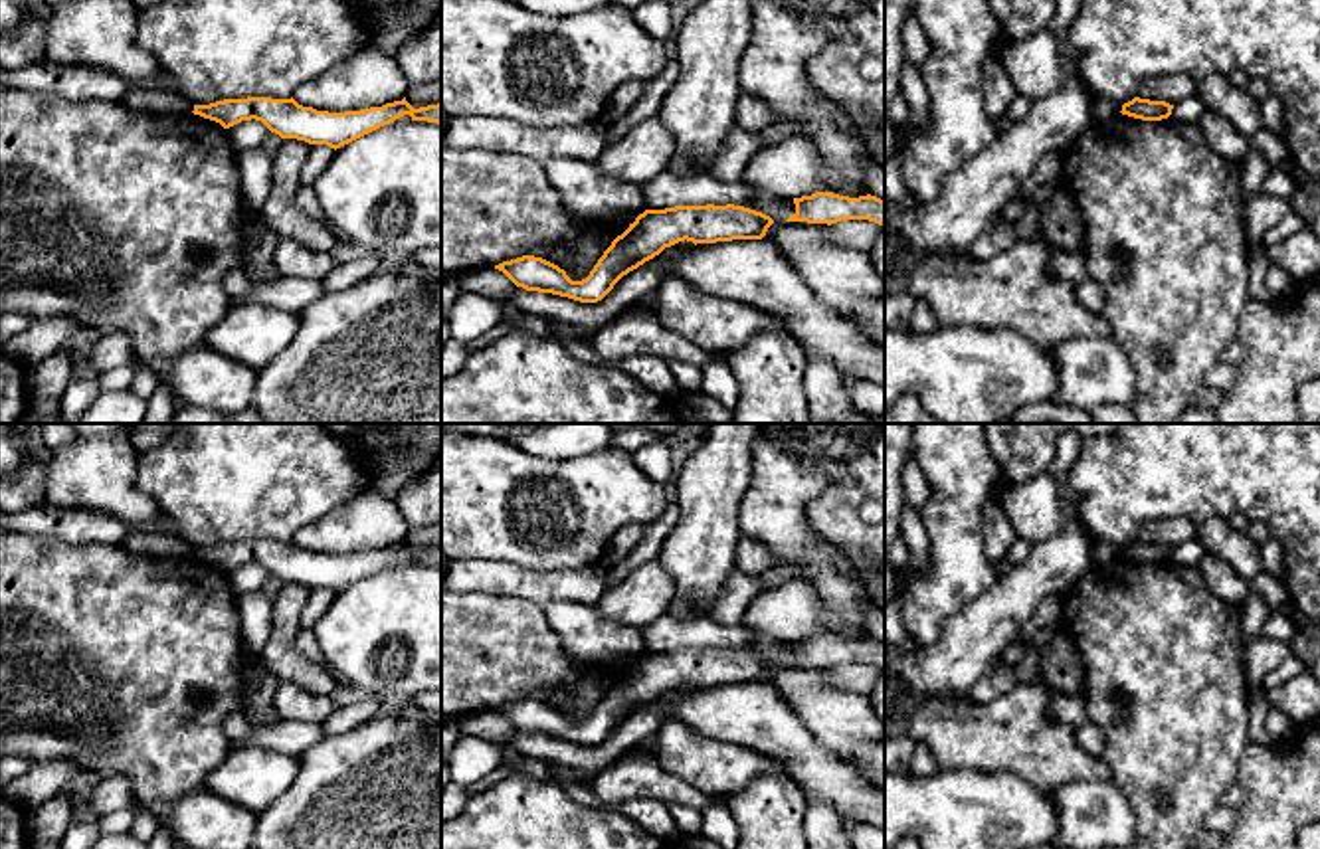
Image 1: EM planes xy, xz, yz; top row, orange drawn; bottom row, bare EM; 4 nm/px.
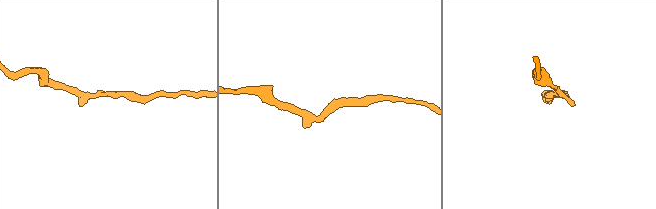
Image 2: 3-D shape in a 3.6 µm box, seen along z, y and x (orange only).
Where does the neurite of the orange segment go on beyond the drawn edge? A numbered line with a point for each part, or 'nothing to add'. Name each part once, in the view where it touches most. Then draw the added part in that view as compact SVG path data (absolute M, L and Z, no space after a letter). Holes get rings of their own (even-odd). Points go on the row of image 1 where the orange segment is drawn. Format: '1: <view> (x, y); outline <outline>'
nothing to add

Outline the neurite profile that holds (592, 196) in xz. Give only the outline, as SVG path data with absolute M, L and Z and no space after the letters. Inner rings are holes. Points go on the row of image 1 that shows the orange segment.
M560 156L540 166L566 208L580 220L623 226L647 210L641 186L602 174L596 162Z

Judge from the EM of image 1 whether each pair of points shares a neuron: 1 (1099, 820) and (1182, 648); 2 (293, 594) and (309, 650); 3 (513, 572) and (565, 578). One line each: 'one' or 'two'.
1: two
2: two
3: one

